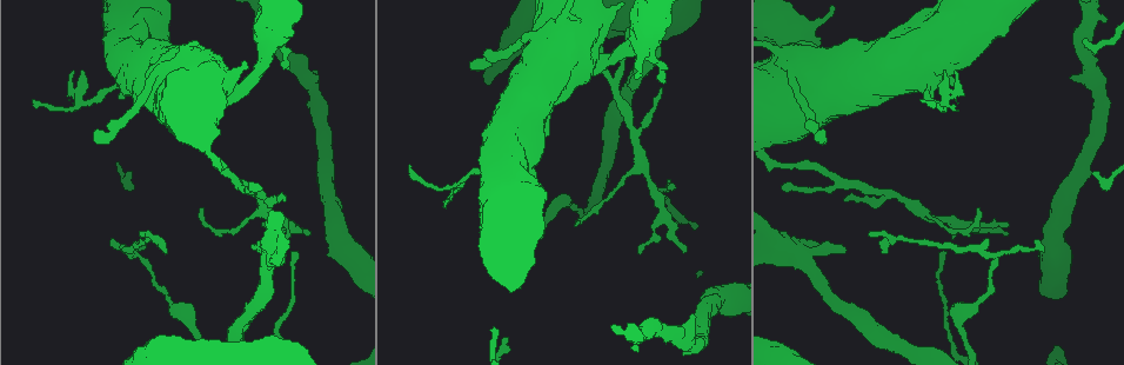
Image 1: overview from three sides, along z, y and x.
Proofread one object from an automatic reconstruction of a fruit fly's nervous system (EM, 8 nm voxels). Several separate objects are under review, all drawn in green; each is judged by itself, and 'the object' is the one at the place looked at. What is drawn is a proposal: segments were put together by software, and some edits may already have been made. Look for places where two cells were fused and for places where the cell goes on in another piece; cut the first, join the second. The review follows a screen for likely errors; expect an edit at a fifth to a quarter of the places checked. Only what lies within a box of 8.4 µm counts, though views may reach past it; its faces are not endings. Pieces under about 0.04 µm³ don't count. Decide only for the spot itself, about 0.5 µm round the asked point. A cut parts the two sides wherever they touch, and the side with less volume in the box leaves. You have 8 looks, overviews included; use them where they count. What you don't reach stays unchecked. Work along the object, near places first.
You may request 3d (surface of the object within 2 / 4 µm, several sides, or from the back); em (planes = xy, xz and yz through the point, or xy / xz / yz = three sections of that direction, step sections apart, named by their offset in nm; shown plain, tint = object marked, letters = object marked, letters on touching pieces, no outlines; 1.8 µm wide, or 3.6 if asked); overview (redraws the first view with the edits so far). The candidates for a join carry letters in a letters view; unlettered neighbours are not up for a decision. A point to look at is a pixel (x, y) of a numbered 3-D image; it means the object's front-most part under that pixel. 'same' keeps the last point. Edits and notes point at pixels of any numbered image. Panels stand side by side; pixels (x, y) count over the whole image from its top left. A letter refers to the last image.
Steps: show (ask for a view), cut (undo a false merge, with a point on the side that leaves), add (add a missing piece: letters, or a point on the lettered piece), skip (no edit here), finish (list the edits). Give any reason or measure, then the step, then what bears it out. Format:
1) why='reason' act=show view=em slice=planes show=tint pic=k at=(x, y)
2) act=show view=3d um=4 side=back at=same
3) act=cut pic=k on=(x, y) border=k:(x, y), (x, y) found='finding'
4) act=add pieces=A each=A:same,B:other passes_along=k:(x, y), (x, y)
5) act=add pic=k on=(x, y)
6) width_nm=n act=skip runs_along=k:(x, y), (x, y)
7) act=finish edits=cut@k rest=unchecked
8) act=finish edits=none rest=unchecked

act=show view=em um=3.6 slice=xy step=16 show=tint pic=1 at=(567, 24)

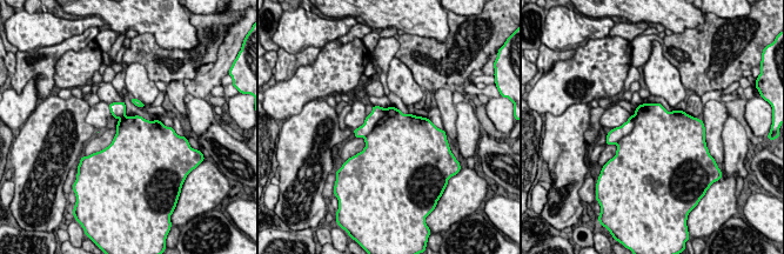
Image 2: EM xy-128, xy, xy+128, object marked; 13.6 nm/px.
act=show view=em um=3.6 slice=xy step=16 show=letters at=same

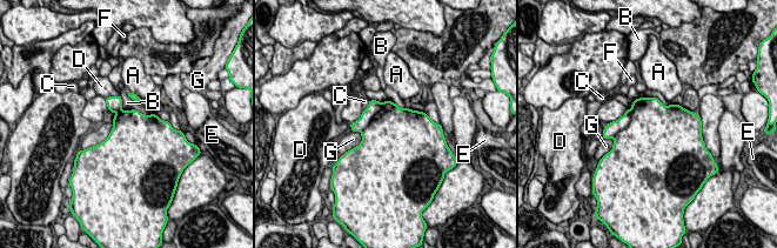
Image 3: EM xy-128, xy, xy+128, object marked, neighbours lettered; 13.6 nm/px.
longest_contact=B:550nm act=cut pic=3 on=(611, 128) each=A:other,B:other,C:other,D:other,E:other,F:other,G:other border=3:(628, 109), (629, 124), (613, 138) found='a second cell is stuck on'

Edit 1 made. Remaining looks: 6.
act=show view=overview

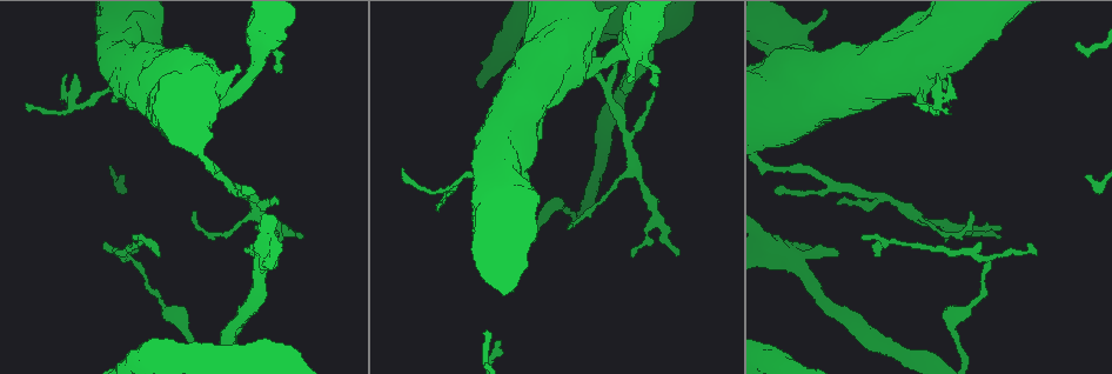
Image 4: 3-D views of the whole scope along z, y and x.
act=show view=em slice=planes show=tint pic=4 at=(652, 93)

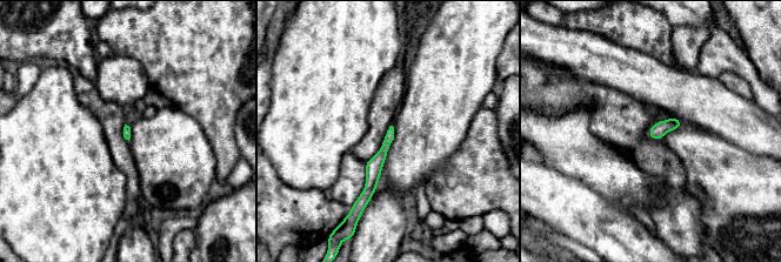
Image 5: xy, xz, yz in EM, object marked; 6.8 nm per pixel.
why='what lies round it' act=show view=em slice=planes show=letters at=same

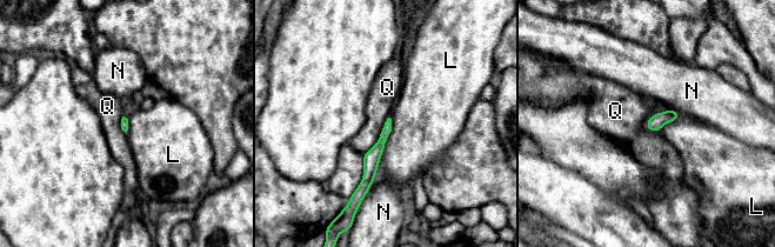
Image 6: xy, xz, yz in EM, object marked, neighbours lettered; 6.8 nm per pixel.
act=skip each=L:other,N:other,Q:other border=6:(389, 117), (379, 139), (363, 153) found='none of them fits'

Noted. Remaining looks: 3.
why='tapers out' act=show view=3d um=2 pic=4 at=(1036, 252)

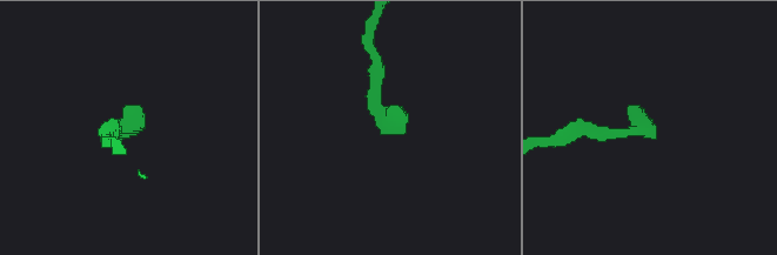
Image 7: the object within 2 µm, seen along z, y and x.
why='shape alone is not enough' act=show view=em slice=planes show=letters pic=7 at=(133, 134)

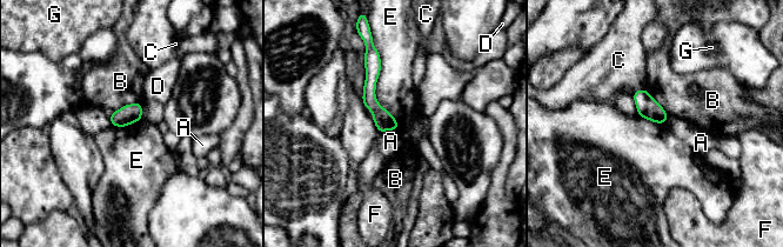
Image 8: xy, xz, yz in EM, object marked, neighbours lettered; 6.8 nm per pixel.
act=skip each=A:other,B:other,C:other,D:other,E:other,F:other,G:other runs_along=8:(370, 57), (370, 102), (394, 127) found='none of them fits'

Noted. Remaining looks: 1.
act=finish edits=cut@3 rest=unchecked

